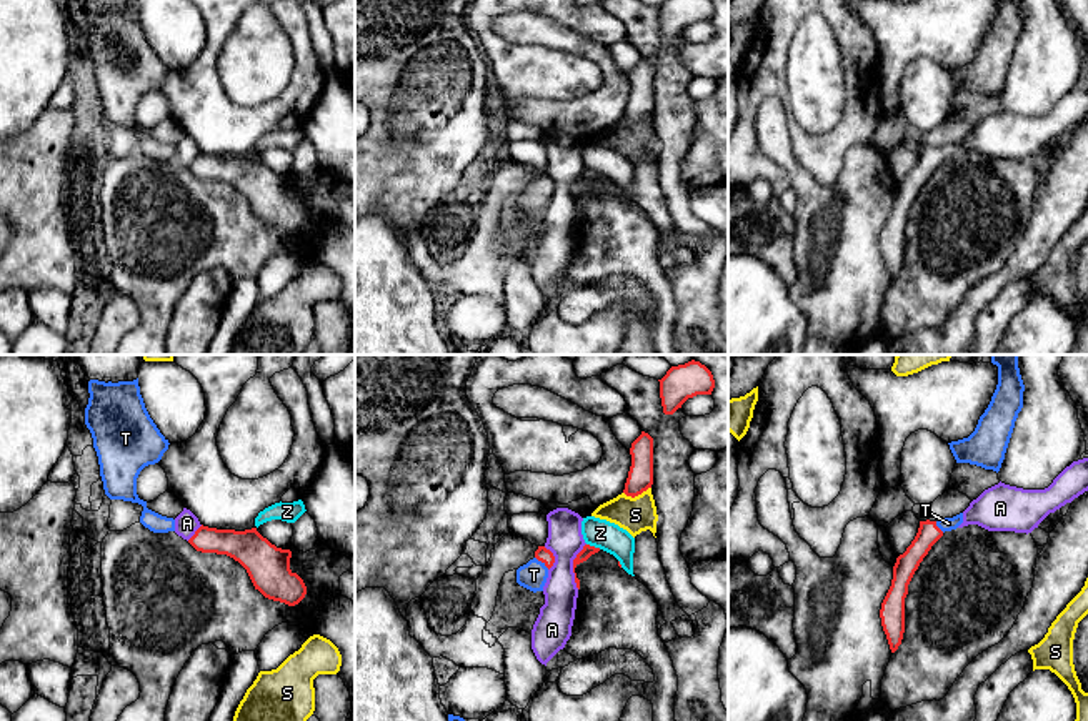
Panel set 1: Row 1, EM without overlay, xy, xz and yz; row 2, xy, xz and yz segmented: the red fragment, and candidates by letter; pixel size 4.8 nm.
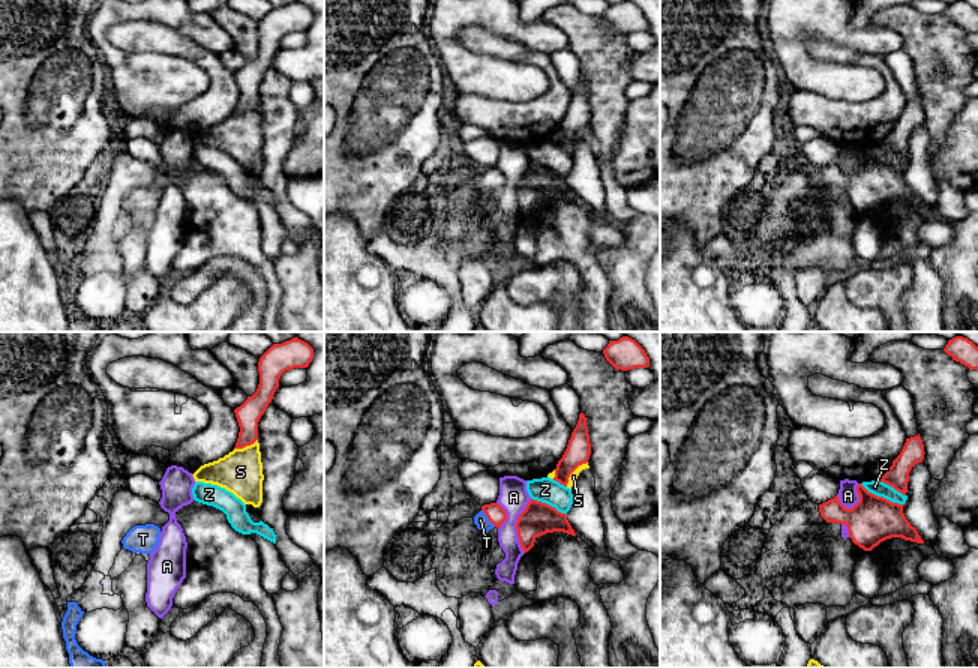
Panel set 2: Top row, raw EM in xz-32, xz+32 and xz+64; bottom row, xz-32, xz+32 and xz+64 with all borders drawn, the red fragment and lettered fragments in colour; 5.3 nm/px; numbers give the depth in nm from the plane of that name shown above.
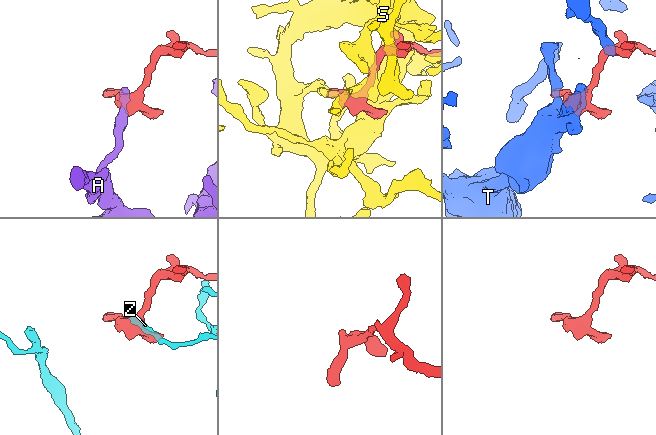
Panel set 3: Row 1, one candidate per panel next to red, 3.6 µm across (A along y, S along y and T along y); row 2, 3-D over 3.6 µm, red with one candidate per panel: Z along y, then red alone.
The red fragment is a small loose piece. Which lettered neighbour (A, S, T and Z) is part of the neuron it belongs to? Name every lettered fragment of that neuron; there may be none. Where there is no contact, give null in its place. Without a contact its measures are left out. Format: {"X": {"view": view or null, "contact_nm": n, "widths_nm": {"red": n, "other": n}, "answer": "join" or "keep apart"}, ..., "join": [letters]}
{"A": {"view": "xz", "contact_nm": 220, "widths_nm": {"red": 60, "other": 170}, "answer": "keep apart"}, "S": {"view": "xz", "contact_nm": 140, "widths_nm": {"red": 130, "other": 170}, "answer": "keep apart"}, "T": {"view": "xz", "contact_nm": 90, "widths_nm": {"red": 70, "other": 130}, "answer": "join"}, "Z": {"view": "xz", "contact_nm": 80, "widths_nm": {"red": 60, "other": 140}, "answer": "keep apart"}, "join": ["T"]}

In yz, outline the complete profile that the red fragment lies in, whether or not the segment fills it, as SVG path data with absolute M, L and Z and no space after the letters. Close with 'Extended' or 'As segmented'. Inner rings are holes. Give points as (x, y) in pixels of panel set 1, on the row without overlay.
M963 140L938 148L920 148L918 160L893 193L891 213L881 230L880 245L891 280L898 276L905 260L905 225L908 211L931 173L945 158L956 157L963 150Z. Extended

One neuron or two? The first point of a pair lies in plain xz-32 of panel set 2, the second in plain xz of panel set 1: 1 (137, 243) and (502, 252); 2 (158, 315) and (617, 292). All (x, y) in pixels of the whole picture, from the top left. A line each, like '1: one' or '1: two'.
1: two
2: two

